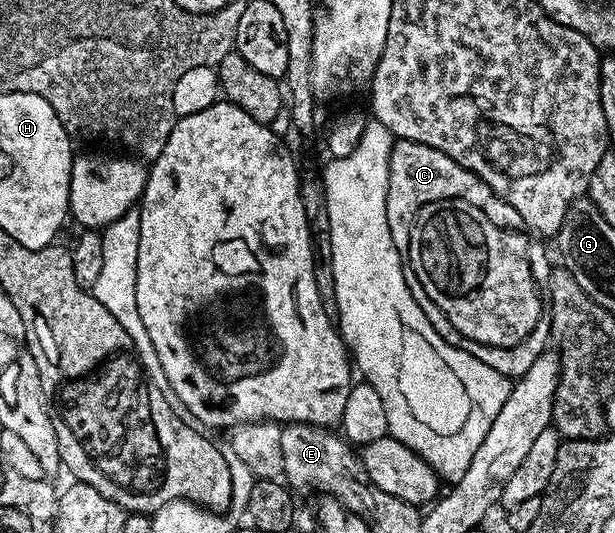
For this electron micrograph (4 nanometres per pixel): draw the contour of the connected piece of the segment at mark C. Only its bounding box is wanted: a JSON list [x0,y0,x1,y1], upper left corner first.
[387,139,551,283]

